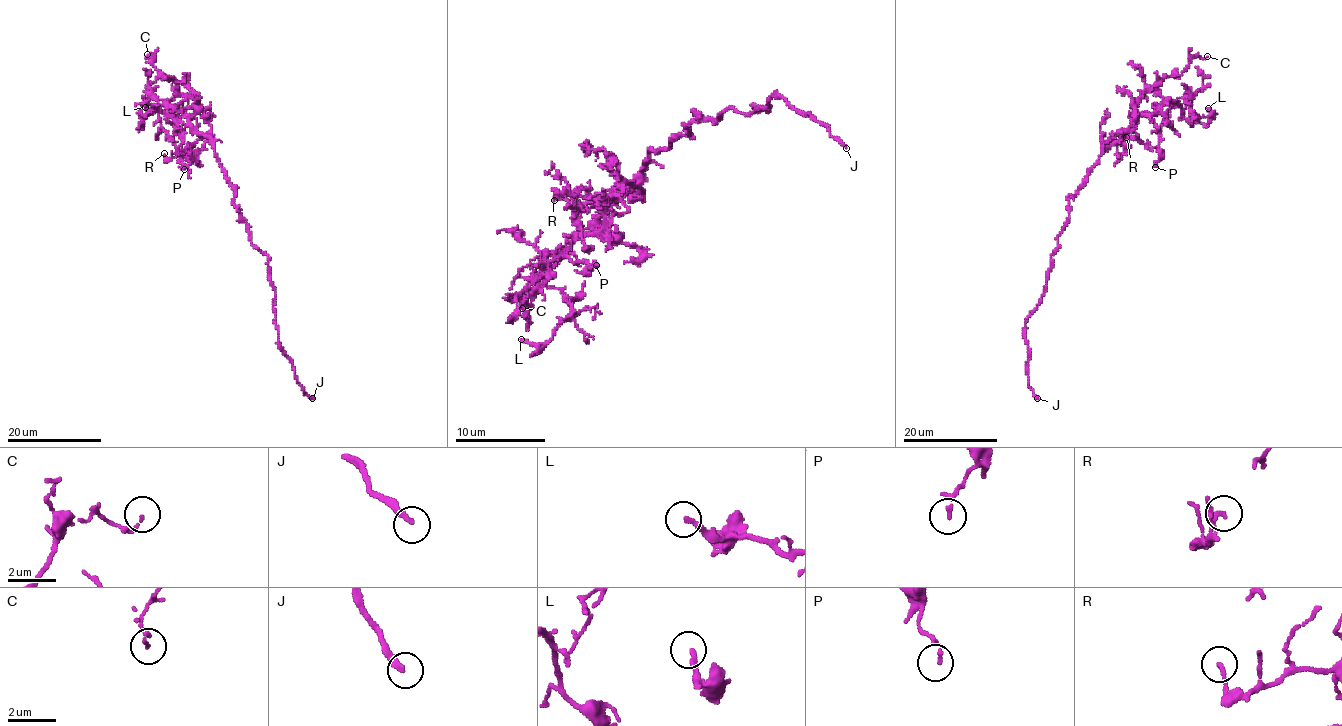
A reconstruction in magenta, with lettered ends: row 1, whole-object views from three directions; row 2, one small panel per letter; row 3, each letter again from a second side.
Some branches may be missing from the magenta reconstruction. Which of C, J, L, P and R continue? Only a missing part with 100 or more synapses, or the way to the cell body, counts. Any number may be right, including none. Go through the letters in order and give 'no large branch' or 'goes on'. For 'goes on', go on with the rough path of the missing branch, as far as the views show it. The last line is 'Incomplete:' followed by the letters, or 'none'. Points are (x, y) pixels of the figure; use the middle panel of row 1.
C: no large branch
J: goes on
L: no large branch
P: no large branch
R: no large branch
Incomplete: J

